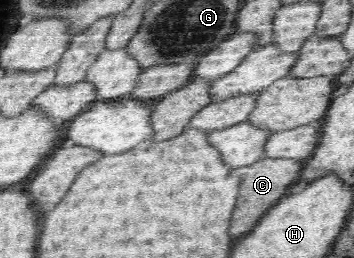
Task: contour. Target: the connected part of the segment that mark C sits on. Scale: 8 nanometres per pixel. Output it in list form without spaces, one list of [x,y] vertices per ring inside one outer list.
[[[262,158],[252,165],[246,167],[238,167],[232,169],[232,175],[240,177],[240,195],[238,195],[238,203],[236,209],[232,213],[232,227],[230,227],[230,235],[240,237],[244,233],[250,233],[254,229],[254,225],[260,221],[260,217],[272,209],[289,186],[293,186],[298,181],[298,177],[303,168],[303,161],[292,159],[265,159]]]

